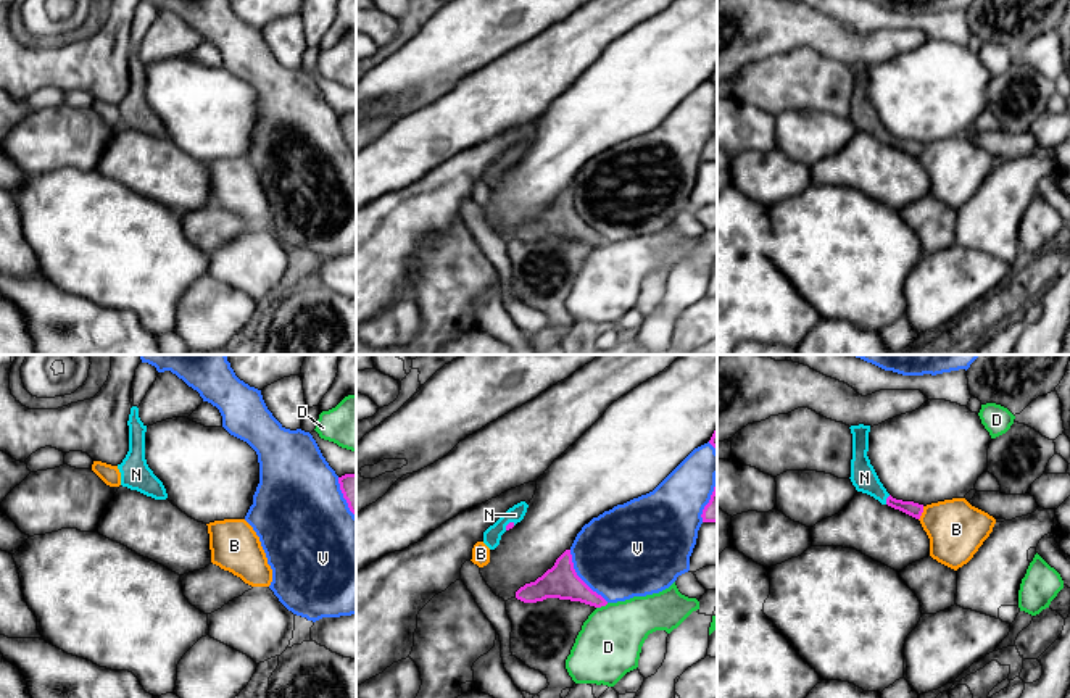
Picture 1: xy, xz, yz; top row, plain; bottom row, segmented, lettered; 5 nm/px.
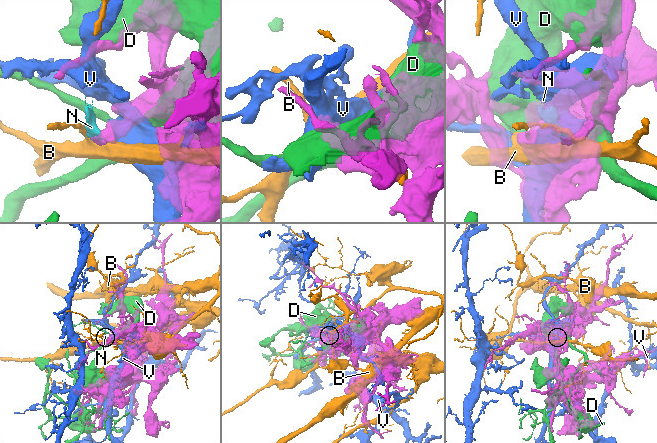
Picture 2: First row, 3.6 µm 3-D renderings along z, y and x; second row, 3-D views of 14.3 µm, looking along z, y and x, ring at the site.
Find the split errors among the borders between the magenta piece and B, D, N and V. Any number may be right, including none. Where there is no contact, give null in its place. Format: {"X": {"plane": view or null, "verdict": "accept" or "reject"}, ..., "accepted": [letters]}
{"B": {"plane": "yz", "verdict": "reject"}, "D": {"plane": "xz", "verdict": "reject"}, "N": {"plane": "yz", "verdict": "accept"}, "V": {"plane": "xz", "verdict": "reject"}, "accepted": ["N"]}

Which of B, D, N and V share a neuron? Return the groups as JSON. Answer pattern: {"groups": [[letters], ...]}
{"groups": [["B"], ["D"], ["N"], ["V"]]}

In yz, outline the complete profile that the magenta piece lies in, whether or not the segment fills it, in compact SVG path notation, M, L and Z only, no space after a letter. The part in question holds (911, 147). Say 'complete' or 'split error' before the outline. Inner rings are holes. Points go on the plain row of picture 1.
split error; M851 64L852 73L852 98L851 98L851 121L857 131L867 132L878 139L881 143L888 143L894 148L899 148L915 158L920 158L923 152L923 143L914 140L902 140L893 137L883 123L880 121L870 98L869 90L869 71L870 64Z

